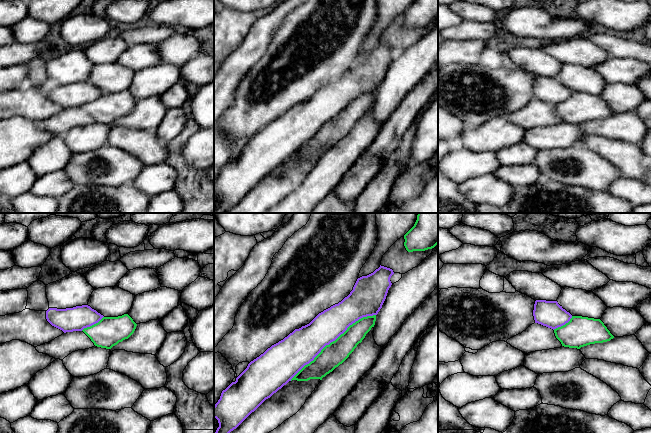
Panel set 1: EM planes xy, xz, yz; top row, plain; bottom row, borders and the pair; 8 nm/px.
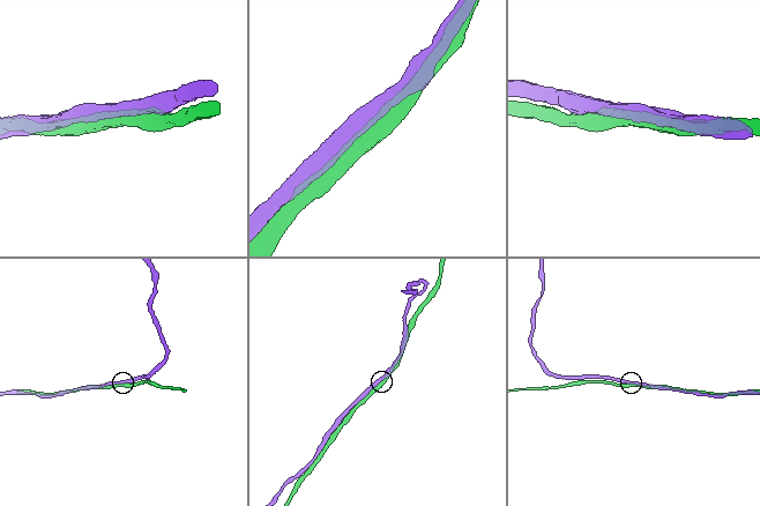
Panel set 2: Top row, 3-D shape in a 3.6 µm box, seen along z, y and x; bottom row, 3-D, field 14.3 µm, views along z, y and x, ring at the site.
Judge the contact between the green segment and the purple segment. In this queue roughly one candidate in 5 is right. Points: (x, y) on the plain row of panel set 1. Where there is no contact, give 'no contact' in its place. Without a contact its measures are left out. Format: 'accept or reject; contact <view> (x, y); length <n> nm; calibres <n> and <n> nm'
reject; contact xz (333, 117); length 850 nm; calibres 190 and 280 nm

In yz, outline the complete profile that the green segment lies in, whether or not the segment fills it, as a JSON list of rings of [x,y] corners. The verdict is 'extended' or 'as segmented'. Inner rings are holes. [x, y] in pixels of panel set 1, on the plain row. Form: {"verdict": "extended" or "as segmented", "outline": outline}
{"verdict": "as segmented", "outline": [[[572,92],[565,101],[554,105],[562,122],[577,124],[610,117],[614,112],[600,95]]]}

